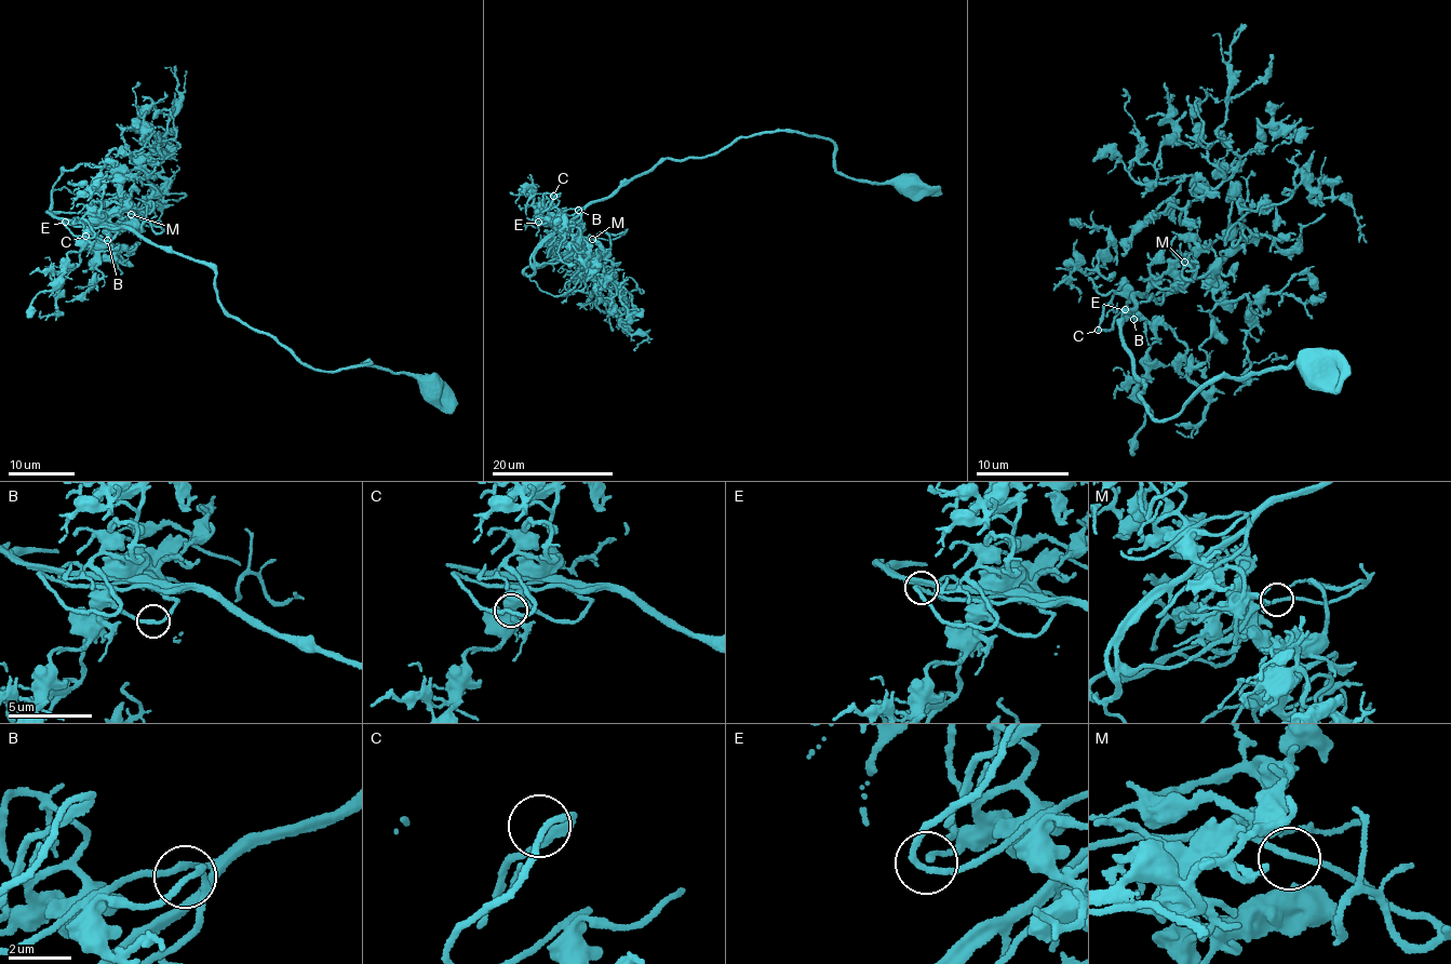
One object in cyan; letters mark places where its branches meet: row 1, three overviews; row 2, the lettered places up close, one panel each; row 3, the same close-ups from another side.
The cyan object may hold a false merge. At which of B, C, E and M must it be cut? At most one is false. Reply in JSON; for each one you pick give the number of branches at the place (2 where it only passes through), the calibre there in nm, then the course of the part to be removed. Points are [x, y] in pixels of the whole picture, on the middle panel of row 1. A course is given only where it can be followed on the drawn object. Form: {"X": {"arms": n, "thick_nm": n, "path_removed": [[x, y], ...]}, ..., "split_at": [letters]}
{"split_at": []}

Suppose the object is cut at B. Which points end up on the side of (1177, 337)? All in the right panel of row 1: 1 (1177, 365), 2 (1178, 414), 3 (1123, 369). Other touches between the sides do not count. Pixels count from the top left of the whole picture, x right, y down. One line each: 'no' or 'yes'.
1: yes
2: no
3: yes

